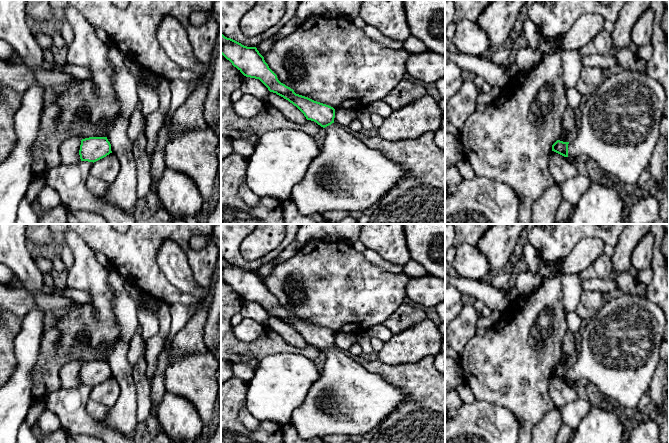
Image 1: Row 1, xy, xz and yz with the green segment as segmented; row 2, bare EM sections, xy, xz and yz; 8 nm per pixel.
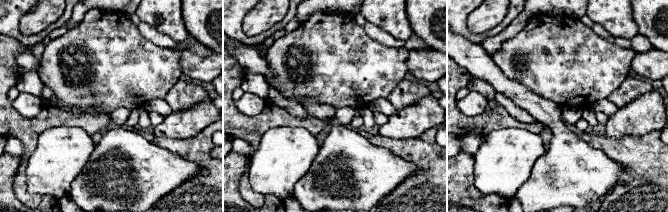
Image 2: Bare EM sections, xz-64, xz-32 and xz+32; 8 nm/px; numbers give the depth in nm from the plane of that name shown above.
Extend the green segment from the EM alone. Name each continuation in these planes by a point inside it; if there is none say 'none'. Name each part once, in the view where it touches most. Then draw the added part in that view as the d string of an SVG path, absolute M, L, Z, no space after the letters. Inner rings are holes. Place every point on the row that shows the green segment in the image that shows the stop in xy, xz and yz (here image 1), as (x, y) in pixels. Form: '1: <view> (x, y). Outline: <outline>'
1: yz (620, 127). Outline: M620 69L602 82L581 108L582 120L574 139L568 144L568 157L585 154L595 160L607 174L619 180L628 189L635 189L641 174L648 168L660 137L660 124L664 116L667 96L663 86L647 73Z

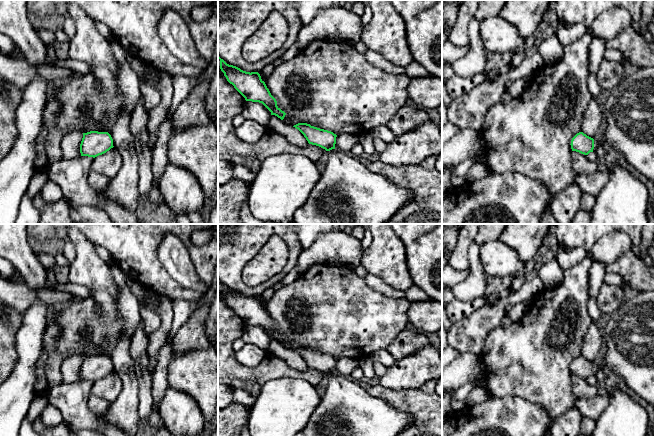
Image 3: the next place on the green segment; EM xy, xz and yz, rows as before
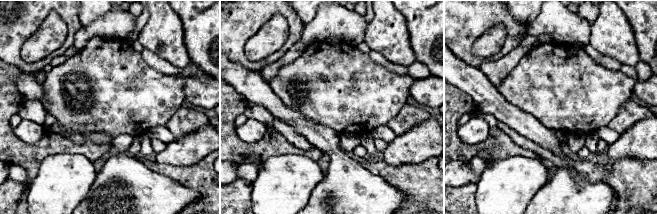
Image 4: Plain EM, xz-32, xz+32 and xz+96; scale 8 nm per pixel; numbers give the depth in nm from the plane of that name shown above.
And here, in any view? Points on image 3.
1: yz (629, 109). Outline: M654 66L636 68L611 90L603 112L607 128L602 140L594 138L594 149L607 143L618 150L628 164L654 182Z

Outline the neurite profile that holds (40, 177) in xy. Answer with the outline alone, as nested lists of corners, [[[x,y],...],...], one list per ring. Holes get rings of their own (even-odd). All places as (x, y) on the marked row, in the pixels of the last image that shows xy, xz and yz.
[[[35,169],[34,175],[26,190],[26,195],[33,198],[48,180],[48,174],[45,169]]]

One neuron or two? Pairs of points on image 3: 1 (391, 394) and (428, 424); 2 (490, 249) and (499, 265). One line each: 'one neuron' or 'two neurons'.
1: one neuron
2: one neuron

